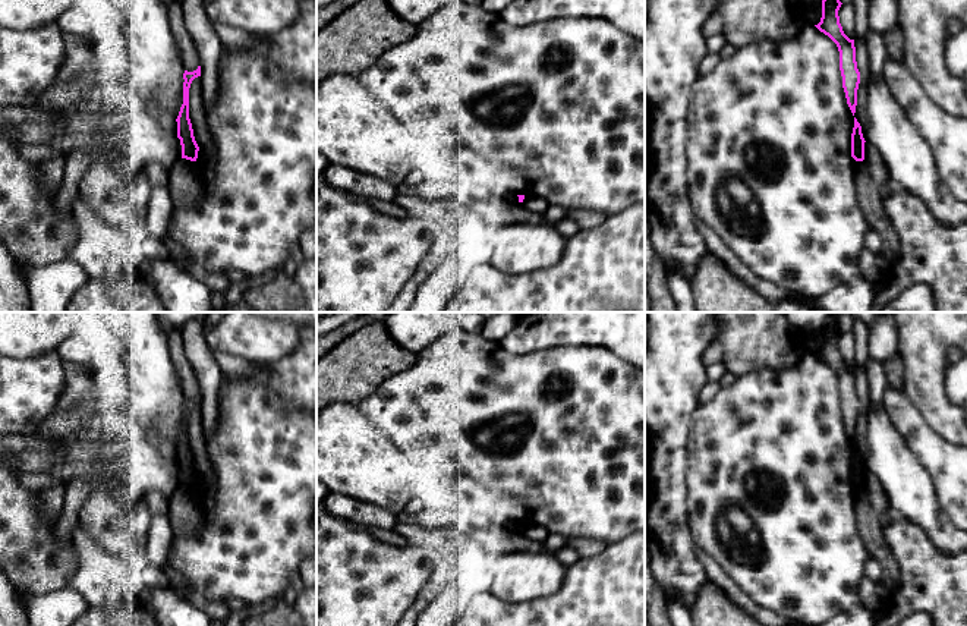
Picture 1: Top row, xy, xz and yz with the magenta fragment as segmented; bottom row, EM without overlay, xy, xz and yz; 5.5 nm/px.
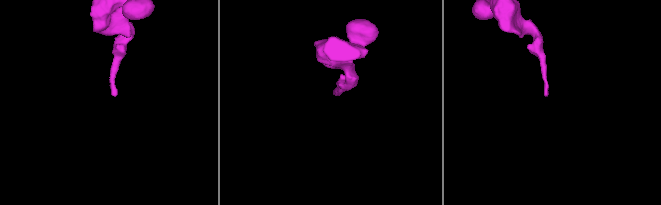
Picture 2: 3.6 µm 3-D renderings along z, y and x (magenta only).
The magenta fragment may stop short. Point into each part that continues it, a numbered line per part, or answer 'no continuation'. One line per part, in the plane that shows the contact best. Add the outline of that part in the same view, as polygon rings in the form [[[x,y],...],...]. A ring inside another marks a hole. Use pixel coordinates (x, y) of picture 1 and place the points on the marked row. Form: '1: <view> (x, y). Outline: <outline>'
no continuation

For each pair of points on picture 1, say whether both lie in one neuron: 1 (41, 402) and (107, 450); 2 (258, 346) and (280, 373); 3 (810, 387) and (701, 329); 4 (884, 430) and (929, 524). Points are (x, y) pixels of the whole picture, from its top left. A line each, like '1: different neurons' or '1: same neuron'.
1: different neurons
2: different neurons
3: different neurons
4: same neuron

